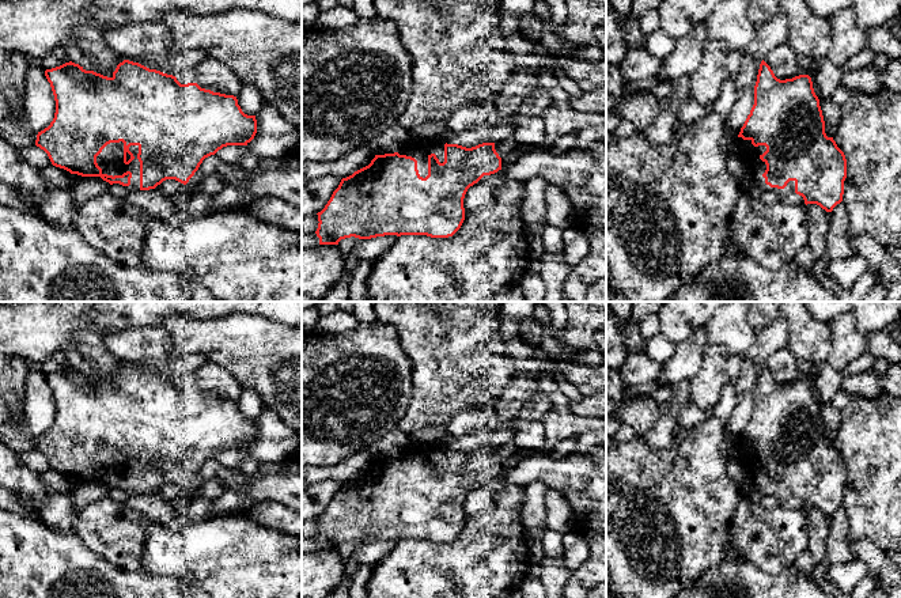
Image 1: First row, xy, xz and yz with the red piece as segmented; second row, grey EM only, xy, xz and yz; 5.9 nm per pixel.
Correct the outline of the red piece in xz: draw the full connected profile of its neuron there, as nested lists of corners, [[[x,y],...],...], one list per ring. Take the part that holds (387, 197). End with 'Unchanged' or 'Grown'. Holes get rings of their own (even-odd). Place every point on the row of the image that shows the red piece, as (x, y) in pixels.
[[[442,137],[408,141],[398,152],[375,155],[368,166],[341,179],[325,208],[317,213],[319,245],[338,245],[351,236],[453,236],[465,220],[463,198],[467,189],[499,170],[501,158],[495,143],[466,148],[447,144]]]. Grown

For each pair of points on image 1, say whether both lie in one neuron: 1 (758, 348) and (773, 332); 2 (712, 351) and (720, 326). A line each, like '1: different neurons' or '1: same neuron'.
1: same neuron
2: different neurons

